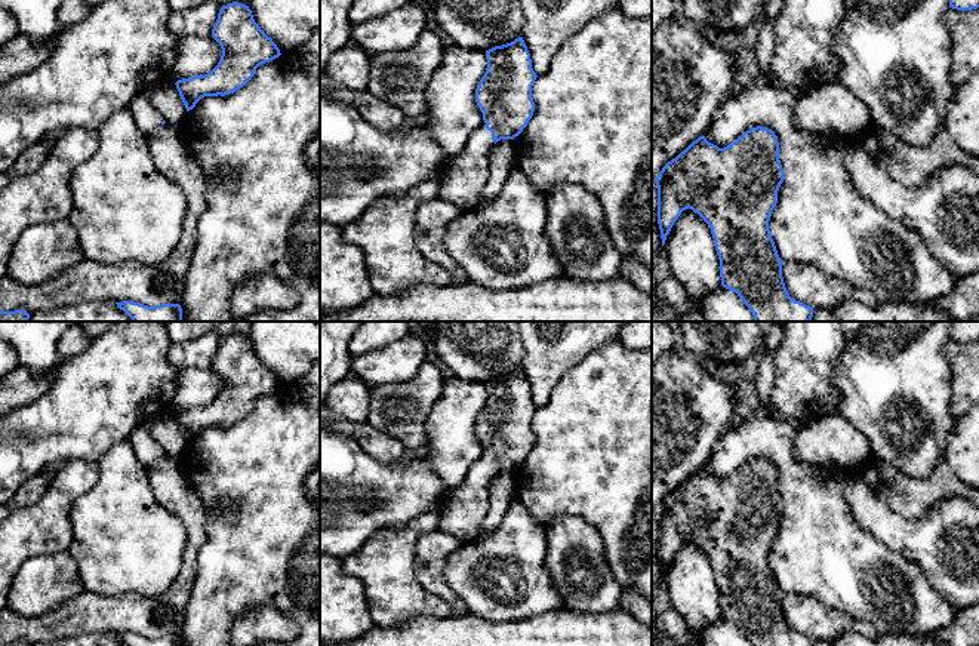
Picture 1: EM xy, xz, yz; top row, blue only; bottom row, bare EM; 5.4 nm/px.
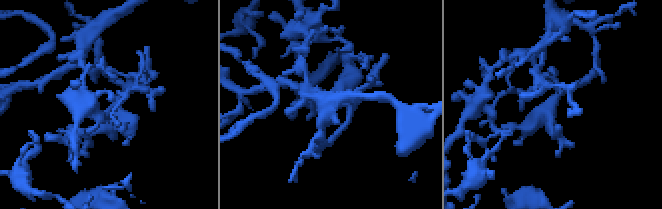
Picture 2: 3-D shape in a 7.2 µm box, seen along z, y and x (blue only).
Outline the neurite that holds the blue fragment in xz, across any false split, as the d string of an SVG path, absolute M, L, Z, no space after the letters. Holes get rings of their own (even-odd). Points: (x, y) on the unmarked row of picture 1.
M523 369L486 382L487 400L475 421L475 434L483 444L481 456L470 467L461 483L450 486L443 499L443 514L438 530L468 544L481 535L481 526L489 511L489 486L501 471L514 471L527 458L535 443L532 418L536 404Z

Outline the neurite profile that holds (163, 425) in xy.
M163 409L147 416L141 425L154 436L166 455L181 459L187 440L179 428L175 413L169 409Z

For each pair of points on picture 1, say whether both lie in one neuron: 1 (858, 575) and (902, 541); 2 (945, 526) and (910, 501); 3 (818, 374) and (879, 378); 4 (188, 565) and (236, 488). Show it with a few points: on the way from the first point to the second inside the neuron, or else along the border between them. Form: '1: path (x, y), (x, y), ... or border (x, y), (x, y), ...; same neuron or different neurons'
1: border (864, 528), (892, 550), (914, 562), (920, 569); different neurons
2: border (944, 497), (920, 517), (902, 517), (892, 510); different neurons
3: border (844, 343), (833, 369), (840, 394), (836, 409); different neurons
4: border (202, 501), (206, 541), (197, 556), (197, 569); different neurons

